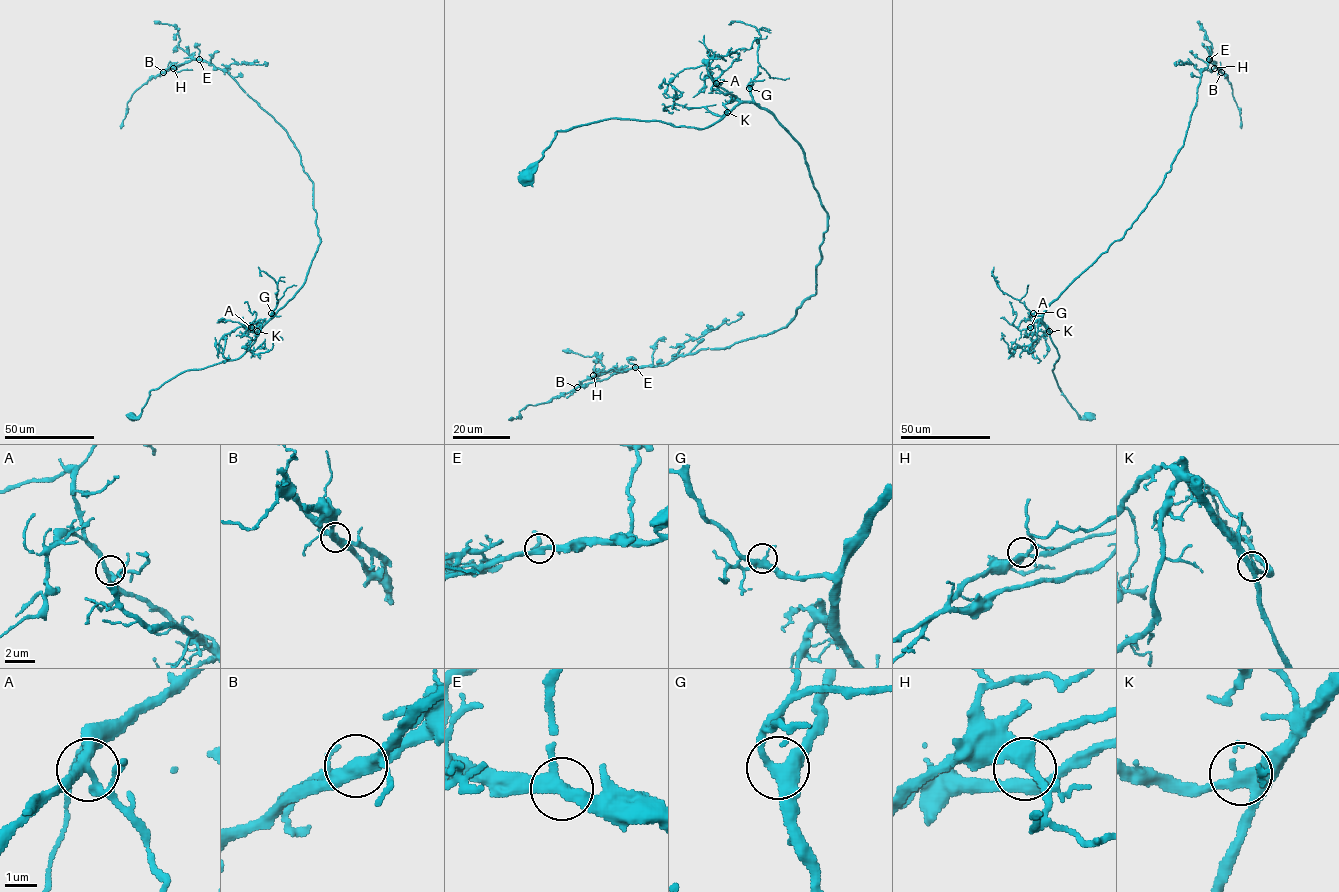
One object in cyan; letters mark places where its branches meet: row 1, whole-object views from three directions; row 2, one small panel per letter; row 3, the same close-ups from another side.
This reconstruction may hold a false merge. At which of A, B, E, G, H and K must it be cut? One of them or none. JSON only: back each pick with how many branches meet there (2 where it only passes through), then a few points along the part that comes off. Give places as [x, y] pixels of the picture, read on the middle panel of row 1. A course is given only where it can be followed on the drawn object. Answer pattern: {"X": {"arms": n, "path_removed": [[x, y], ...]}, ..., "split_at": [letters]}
{"B": {"arms": 3, "path_removed": [[577, 387], [587, 378], [624, 369], [610, 374]]}, "split_at": ["B"]}

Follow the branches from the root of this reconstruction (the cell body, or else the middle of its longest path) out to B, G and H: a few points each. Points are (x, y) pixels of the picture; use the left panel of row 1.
B: (130, 415), (185, 371), (238, 359), (302, 286), (320, 243), (313, 183), (287, 132), (210, 64), (163, 72)
G: (130, 415), (136, 419), (151, 390), (185, 371), (238, 359), (274, 315), (271, 313)
H: (130, 415), (185, 371), (238, 359), (320, 243), (287, 132), (226, 71), (173, 68)

